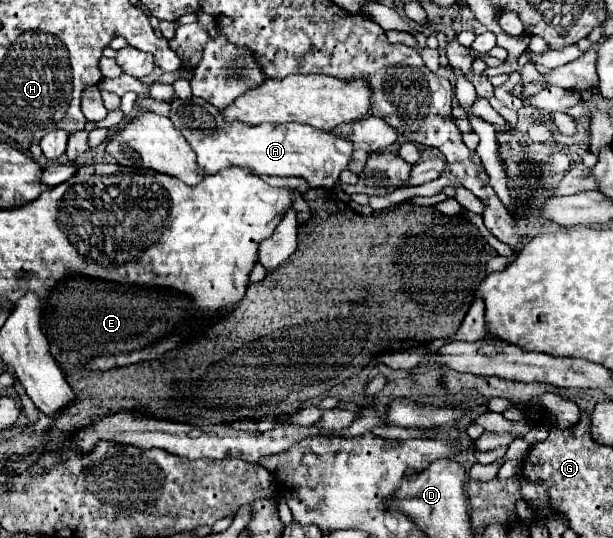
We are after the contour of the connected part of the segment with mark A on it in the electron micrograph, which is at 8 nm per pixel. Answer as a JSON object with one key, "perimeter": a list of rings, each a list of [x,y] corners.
{"perimeter":[[[190,97],[186,101],[176,99],[172,101],[172,111],[170,119],[176,129],[186,137],[186,141],[192,145],[192,149],[198,155],[198,165],[206,171],[206,175],[214,175],[216,171],[222,171],[224,167],[236,165],[236,167],[250,167],[258,175],[296,175],[308,181],[310,187],[326,187],[330,189],[340,173],[348,167],[350,157],[352,157],[352,143],[344,137],[334,137],[328,131],[318,131],[310,125],[300,125],[300,123],[284,123],[284,125],[272,125],[272,123],[262,123],[256,127],[244,125],[244,123],[226,123],[216,107],[206,103],[204,99]]]}

